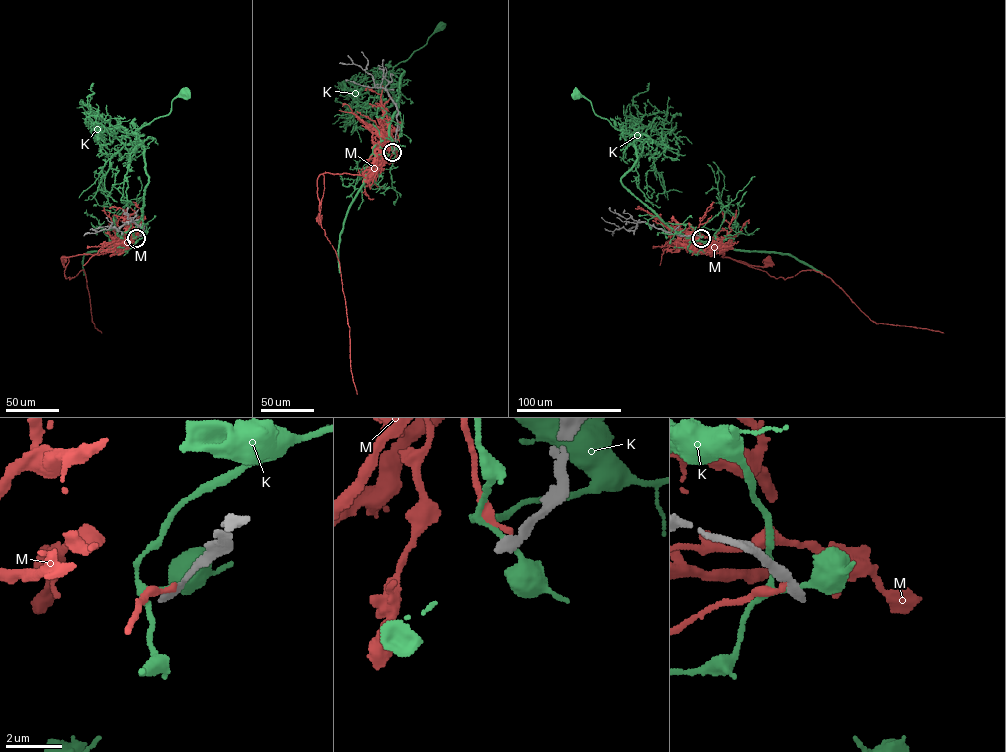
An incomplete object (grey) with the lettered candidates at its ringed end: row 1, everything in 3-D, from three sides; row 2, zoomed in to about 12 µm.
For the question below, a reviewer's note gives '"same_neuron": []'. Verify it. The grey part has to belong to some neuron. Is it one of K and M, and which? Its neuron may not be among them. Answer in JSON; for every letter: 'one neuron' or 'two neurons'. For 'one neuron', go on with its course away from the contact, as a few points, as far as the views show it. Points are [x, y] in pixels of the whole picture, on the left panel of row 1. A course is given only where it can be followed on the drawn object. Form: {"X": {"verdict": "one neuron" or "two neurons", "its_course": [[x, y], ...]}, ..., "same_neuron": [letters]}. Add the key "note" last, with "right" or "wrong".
{"K": {"verdict": "two neurons"}, "M": {"verdict": "two neurons"}, "same_neuron": [], "note": "right"}

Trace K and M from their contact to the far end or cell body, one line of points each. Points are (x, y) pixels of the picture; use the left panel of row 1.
K: (137, 237), (148, 177), (144, 146), (132, 134), (167, 115), (172, 100), (186, 93)
M: (137, 237), (129, 236), (122, 243), (100, 254), (62, 257), (64, 267), (63, 259)

